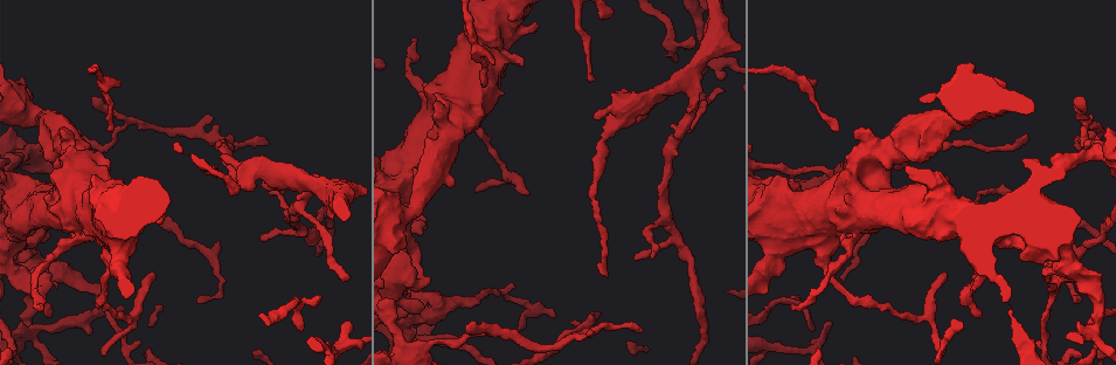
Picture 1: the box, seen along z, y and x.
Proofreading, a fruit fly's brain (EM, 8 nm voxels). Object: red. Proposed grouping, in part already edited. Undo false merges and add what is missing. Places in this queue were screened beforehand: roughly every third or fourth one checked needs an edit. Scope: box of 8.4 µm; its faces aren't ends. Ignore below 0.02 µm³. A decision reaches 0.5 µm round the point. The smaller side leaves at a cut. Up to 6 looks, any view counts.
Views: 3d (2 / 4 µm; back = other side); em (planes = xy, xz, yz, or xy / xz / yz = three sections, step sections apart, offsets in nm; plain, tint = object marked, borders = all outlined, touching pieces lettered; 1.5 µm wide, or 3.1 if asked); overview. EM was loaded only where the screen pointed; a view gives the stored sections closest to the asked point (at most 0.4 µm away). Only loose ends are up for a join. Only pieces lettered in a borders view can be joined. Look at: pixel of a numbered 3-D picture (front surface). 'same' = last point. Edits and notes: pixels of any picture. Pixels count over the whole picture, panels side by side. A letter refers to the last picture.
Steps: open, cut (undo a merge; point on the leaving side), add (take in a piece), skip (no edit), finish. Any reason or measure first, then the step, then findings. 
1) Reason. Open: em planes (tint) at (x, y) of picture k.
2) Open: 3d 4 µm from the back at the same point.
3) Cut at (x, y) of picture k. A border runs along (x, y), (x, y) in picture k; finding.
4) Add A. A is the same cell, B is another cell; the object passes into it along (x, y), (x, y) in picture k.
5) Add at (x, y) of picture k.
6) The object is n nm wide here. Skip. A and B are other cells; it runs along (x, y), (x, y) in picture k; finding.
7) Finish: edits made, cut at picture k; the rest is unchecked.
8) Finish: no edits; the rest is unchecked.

Arms part here. Open: 3d 4 µm at (213, 252) of picture 1.

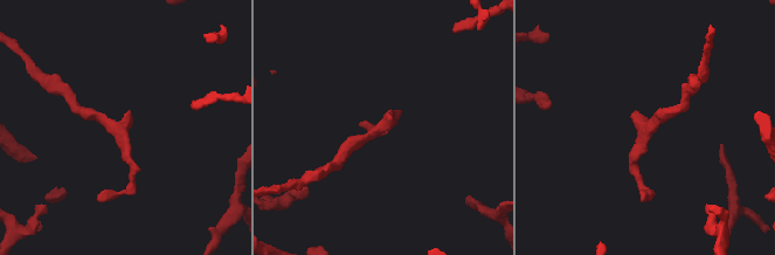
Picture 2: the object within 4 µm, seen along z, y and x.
Now the EM. Open: em yz step 4 (tint) at (123, 127) of picture 2.

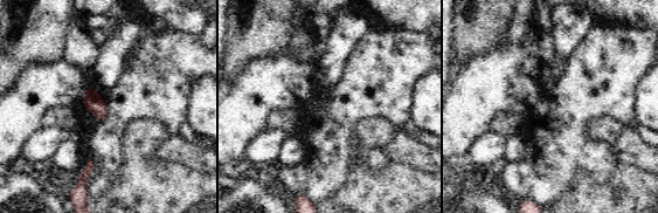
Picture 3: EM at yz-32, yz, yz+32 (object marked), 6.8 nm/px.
Open: em xy step 4 (borders) at the same point.

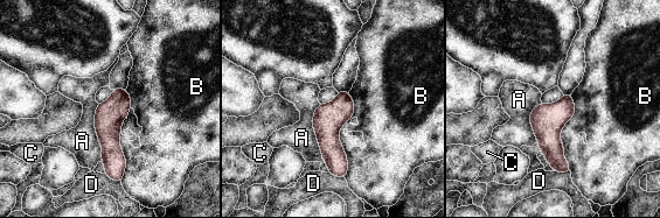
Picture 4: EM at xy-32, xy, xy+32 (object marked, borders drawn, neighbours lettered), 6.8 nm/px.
The object is 200 nm wide here; the longest contact is with B, 600 nm. Skip. A, B, C and D are other cells; one neuron here.

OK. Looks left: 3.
Four arms meet. Open: em yz step 8 (borders) at (1064, 261) of picture 1.

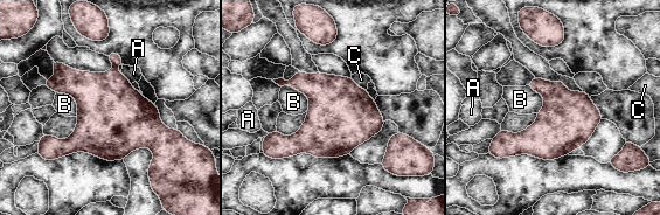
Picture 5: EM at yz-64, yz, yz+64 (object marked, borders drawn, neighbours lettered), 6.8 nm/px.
The longest contact is with B, 260 nm. Skip. A, B and C are other cells; continuous, no second neuron.

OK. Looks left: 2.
Thin end. Open: em planes (tint) at (300, 331) of picture 1.

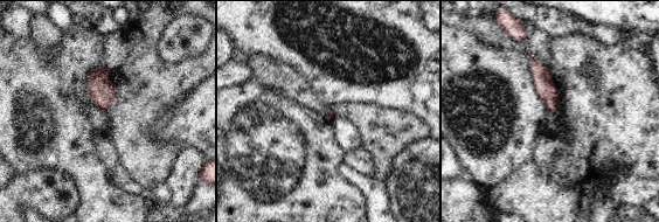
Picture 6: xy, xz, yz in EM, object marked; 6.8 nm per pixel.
Open: em planes (borders) at the same point.

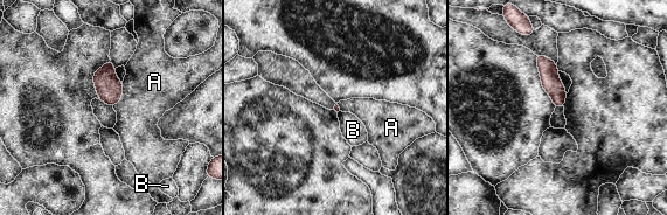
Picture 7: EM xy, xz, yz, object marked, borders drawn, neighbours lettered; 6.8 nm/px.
The longest contact is with A, 190 nm. Skip. A and B are other cells; none of them fits.

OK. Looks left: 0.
Finish: no edits; the rest is unchecked.

